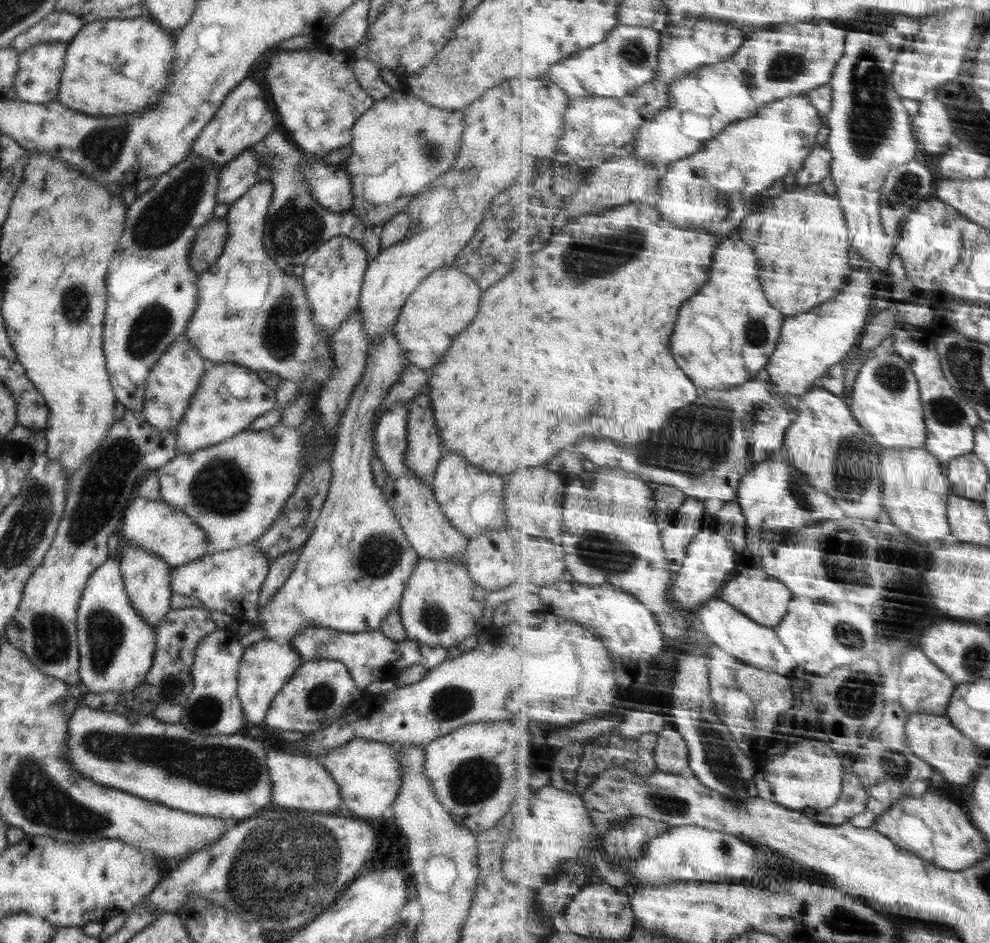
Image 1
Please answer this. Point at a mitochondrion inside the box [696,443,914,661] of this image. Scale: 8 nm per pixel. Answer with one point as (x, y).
(838, 558)

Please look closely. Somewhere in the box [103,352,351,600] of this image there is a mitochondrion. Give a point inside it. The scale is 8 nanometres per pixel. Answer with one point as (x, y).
(221, 488)

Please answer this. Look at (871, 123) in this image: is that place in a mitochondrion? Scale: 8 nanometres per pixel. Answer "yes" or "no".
yes

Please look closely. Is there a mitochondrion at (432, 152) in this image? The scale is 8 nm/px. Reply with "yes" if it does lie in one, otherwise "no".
yes

